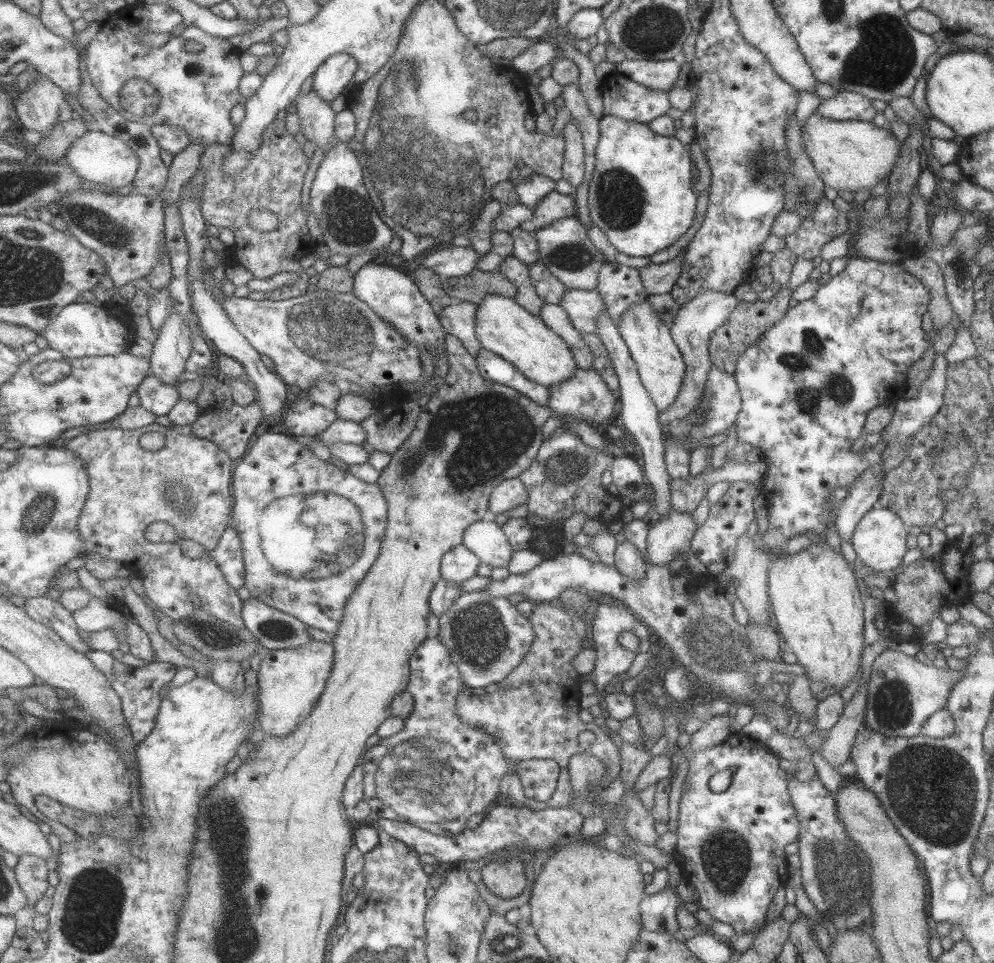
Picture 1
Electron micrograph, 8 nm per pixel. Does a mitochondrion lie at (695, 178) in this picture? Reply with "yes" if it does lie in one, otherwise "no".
no

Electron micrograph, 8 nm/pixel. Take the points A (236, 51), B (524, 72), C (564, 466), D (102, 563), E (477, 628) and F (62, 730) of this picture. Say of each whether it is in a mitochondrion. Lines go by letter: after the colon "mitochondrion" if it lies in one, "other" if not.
A: other
B: other
C: mitochondrion
D: other
E: mitochondrion
F: other

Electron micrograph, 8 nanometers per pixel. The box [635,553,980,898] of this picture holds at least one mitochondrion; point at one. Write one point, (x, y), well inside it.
(930, 792)

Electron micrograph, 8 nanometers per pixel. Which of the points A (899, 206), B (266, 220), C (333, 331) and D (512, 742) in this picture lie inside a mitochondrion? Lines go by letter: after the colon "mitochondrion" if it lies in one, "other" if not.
A: other
B: other
C: mitochondrion
D: other

